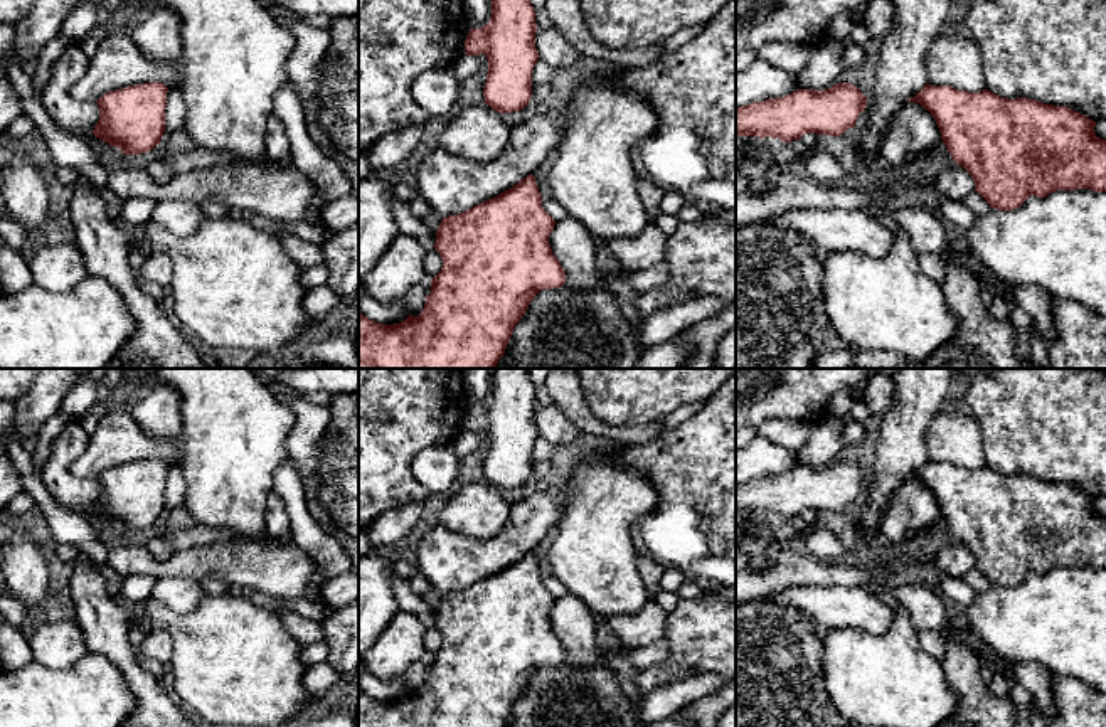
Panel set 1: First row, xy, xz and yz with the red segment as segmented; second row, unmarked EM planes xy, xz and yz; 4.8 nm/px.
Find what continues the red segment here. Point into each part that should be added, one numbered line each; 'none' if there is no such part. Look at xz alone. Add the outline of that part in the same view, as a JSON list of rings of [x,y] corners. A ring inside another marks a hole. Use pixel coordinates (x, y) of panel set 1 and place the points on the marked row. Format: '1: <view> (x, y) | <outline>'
none

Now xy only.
none

